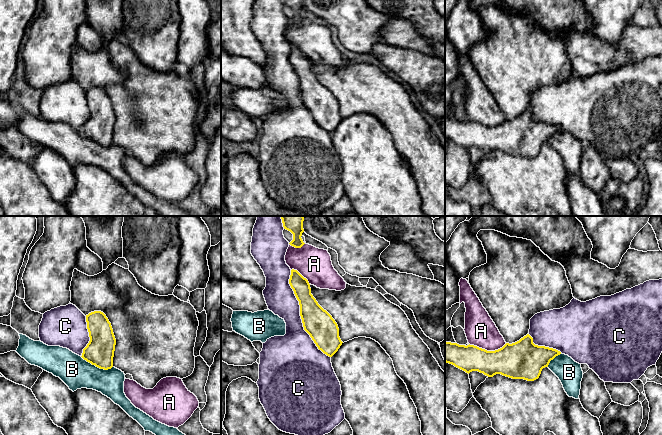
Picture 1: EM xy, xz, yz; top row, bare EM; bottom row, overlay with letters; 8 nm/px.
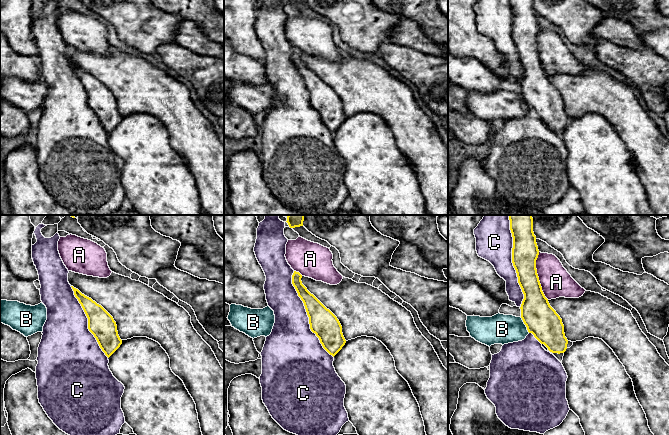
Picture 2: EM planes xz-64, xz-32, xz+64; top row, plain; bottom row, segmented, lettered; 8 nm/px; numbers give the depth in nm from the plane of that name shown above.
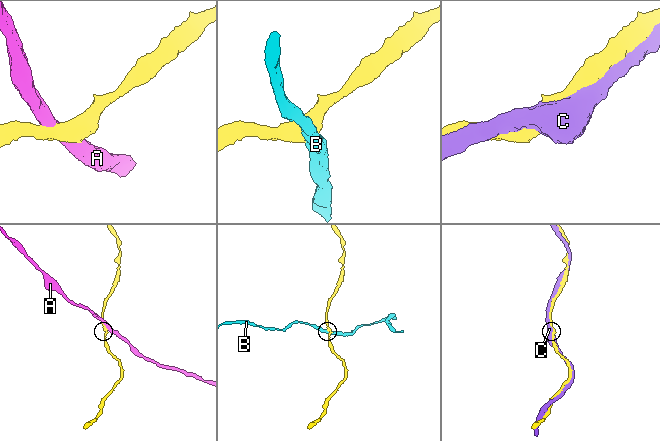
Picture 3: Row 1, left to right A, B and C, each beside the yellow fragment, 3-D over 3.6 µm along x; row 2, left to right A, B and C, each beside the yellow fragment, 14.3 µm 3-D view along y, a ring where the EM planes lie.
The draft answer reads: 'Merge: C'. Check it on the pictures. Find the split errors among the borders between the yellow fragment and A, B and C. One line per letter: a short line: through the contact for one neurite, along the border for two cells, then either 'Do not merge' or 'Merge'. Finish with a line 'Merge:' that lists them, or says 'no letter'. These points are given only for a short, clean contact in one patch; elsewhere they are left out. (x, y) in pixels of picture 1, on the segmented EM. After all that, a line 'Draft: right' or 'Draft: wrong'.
A: Do not merge
B: Line: xy (80, 356), (100, 368), (110, 369), (112, 367). Do not merge
C: Merge
Merge: C
Draft: right

